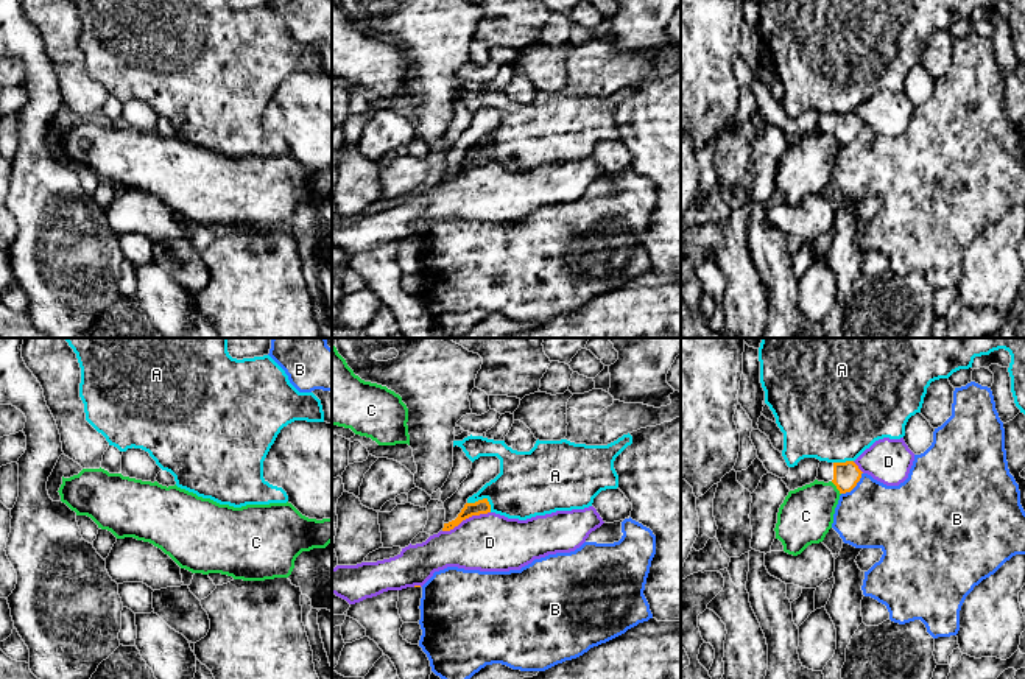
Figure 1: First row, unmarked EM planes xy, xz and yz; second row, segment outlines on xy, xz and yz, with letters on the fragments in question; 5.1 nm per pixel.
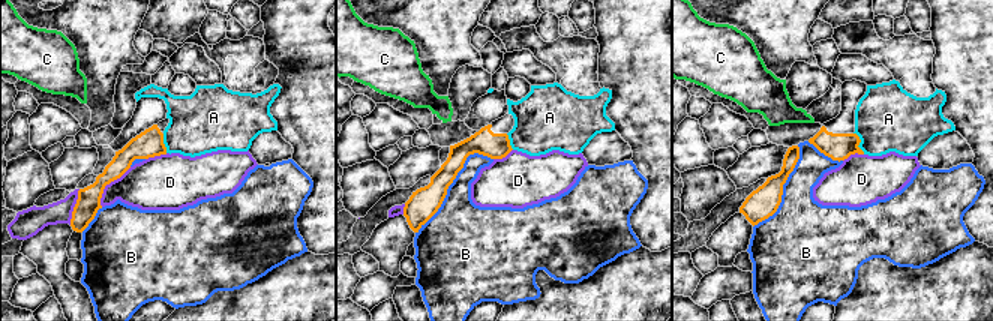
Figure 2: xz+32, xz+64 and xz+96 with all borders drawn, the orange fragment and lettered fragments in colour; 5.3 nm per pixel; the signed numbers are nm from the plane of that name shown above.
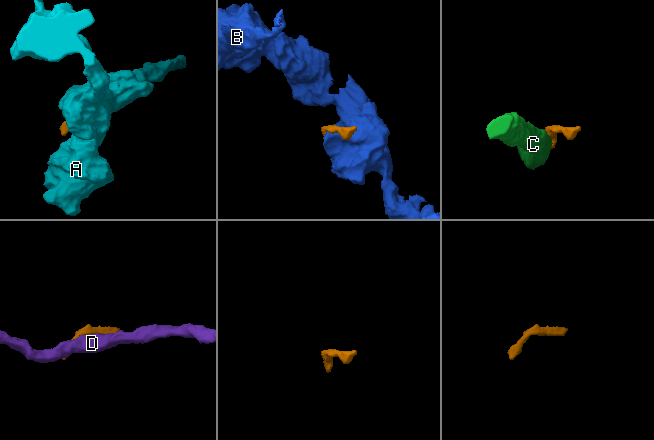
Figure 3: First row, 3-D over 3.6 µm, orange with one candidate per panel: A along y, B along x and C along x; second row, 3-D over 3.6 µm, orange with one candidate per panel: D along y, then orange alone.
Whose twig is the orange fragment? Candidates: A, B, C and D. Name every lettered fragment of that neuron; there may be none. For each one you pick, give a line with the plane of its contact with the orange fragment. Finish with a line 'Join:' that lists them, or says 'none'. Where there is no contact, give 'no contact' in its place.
Join: none

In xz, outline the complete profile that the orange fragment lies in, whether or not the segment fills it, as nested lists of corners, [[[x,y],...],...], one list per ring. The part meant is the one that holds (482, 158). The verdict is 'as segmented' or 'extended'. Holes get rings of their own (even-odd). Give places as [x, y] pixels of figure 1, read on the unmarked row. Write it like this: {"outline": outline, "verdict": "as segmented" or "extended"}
{"outline": [[[488,150],[478,151],[475,154],[466,154],[458,168],[449,174],[444,174],[442,182],[450,182],[455,178],[458,178],[463,171],[472,168],[472,167],[480,167],[480,165],[488,165],[491,164],[491,156]]], "verdict": "as segmented"}

